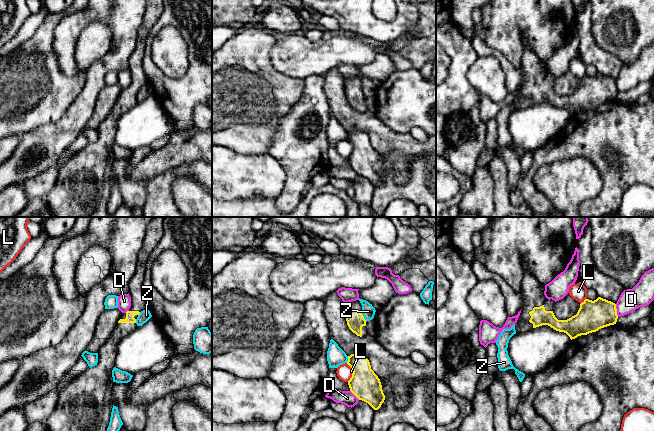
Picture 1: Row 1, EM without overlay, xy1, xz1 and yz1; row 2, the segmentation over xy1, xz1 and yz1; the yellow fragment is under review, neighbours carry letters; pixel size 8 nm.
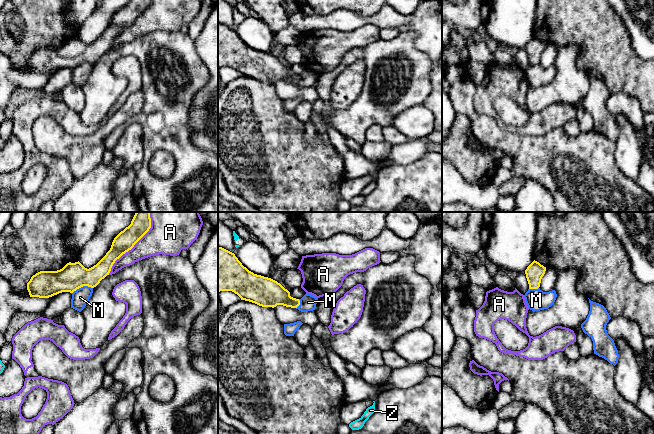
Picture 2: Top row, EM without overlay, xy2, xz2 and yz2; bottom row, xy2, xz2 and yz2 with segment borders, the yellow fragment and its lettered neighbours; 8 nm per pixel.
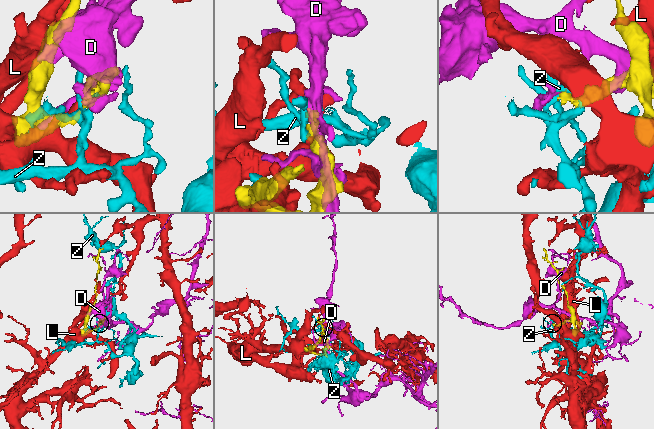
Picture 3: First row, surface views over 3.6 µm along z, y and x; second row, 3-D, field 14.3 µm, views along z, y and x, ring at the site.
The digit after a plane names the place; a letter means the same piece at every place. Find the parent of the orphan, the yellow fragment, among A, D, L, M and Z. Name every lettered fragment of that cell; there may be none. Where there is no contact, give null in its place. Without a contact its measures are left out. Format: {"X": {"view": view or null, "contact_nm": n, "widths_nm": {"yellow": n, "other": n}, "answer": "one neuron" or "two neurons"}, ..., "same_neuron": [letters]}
{"A": {"view": "xy2", "contact_nm": 550, "widths_nm": {"yellow": 160, "other": 220}, "answer": "two neurons"}, "D": {"view": "yz1", "contact_nm": 110, "widths_nm": {"yellow": 240, "other": 190}, "answer": "two neurons"}, "L": {"view": "xz1", "contact_nm": 150, "widths_nm": {"yellow": 240, "other": 120}, "answer": "two neurons"}, "M": {"view": "xy2", "contact_nm": 180, "widths_nm": {"yellow": 220, "other": 140}, "answer": "two neurons"}, "Z": {"view": "xz1", "contact_nm": 90, "widths_nm": {"yellow": 140, "other": 110}, "answer": "two neurons"}, "same_neuron": []}

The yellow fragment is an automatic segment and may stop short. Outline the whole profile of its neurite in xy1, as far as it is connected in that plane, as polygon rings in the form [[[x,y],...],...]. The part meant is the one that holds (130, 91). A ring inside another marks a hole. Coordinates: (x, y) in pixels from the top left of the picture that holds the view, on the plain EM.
[[[149,0],[143,22],[138,31],[137,43],[129,59],[129,71],[131,83],[126,89],[122,89],[118,100],[111,112],[98,127],[98,139],[89,143],[80,151],[71,155],[59,168],[59,175],[54,188],[45,198],[54,217],[107,217],[107,204],[109,202],[113,184],[112,146],[115,143],[117,121],[129,109],[137,104],[136,95],[141,87],[148,85],[147,77],[142,67],[146,39],[152,26],[163,13],[163,0]]]

